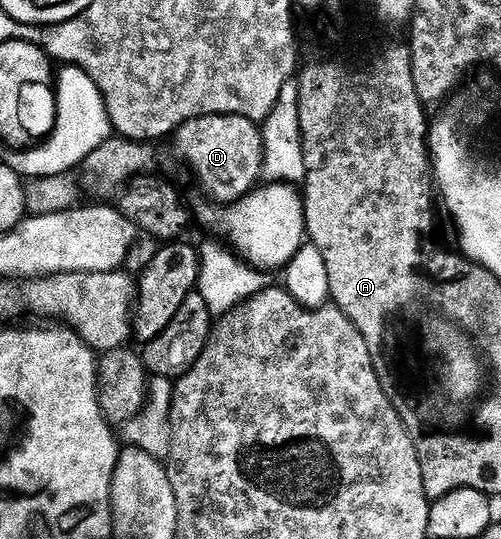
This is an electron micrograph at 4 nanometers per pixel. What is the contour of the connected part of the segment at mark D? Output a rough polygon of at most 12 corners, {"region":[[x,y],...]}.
{"region":[[237,114],[186,120],[175,152],[216,205],[260,183],[260,125]]}

